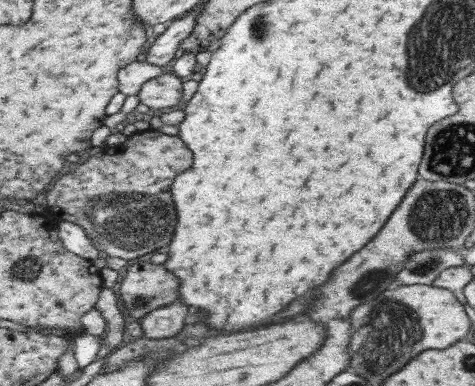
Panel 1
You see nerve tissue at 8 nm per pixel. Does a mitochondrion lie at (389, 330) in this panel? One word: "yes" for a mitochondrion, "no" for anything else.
yes

